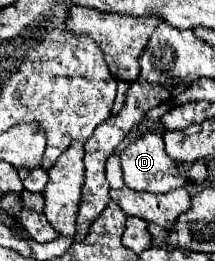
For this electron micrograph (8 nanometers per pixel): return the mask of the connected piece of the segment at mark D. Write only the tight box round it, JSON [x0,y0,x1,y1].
[120,132,188,194]

